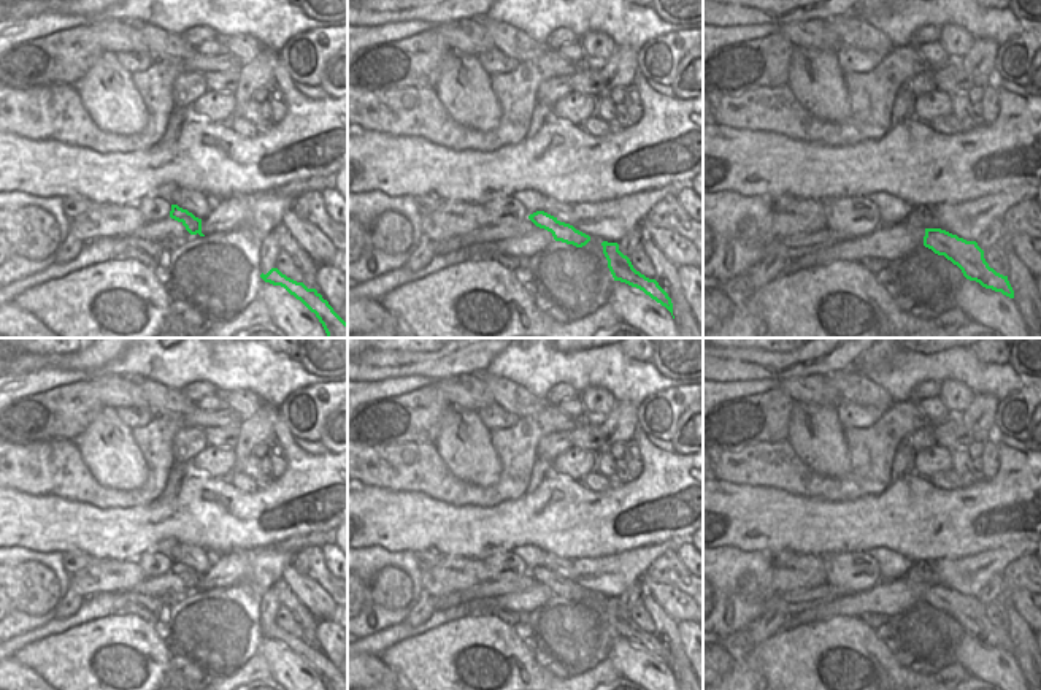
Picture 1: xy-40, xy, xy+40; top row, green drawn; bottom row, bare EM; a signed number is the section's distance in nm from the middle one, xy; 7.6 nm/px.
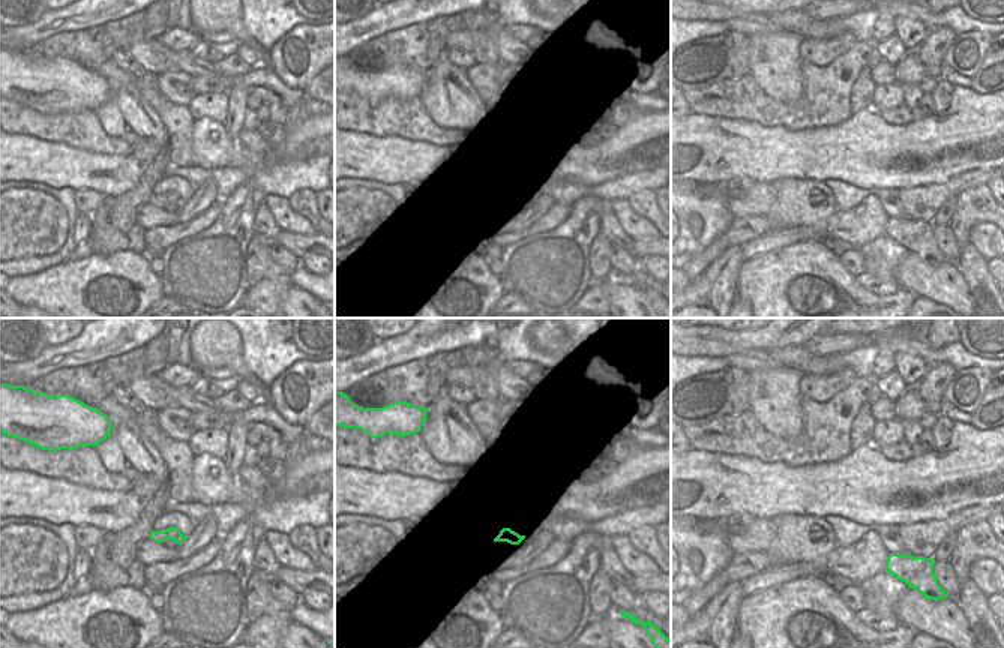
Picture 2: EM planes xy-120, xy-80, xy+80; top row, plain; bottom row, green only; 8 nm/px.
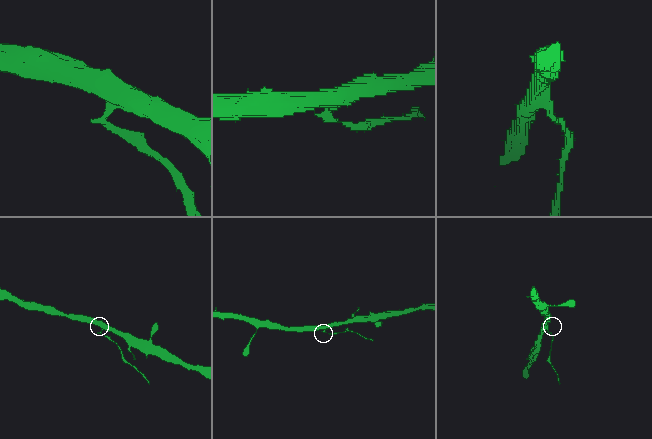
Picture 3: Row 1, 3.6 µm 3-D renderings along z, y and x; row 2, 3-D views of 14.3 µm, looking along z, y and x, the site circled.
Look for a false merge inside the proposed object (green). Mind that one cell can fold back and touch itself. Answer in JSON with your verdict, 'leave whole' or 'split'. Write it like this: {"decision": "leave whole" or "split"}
{"decision": "split"}

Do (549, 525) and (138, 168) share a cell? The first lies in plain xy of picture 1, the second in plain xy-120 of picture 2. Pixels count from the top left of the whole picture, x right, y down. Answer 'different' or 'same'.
same

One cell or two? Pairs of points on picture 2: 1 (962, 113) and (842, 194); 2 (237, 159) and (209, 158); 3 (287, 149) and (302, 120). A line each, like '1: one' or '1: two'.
1: two
2: one
3: one

